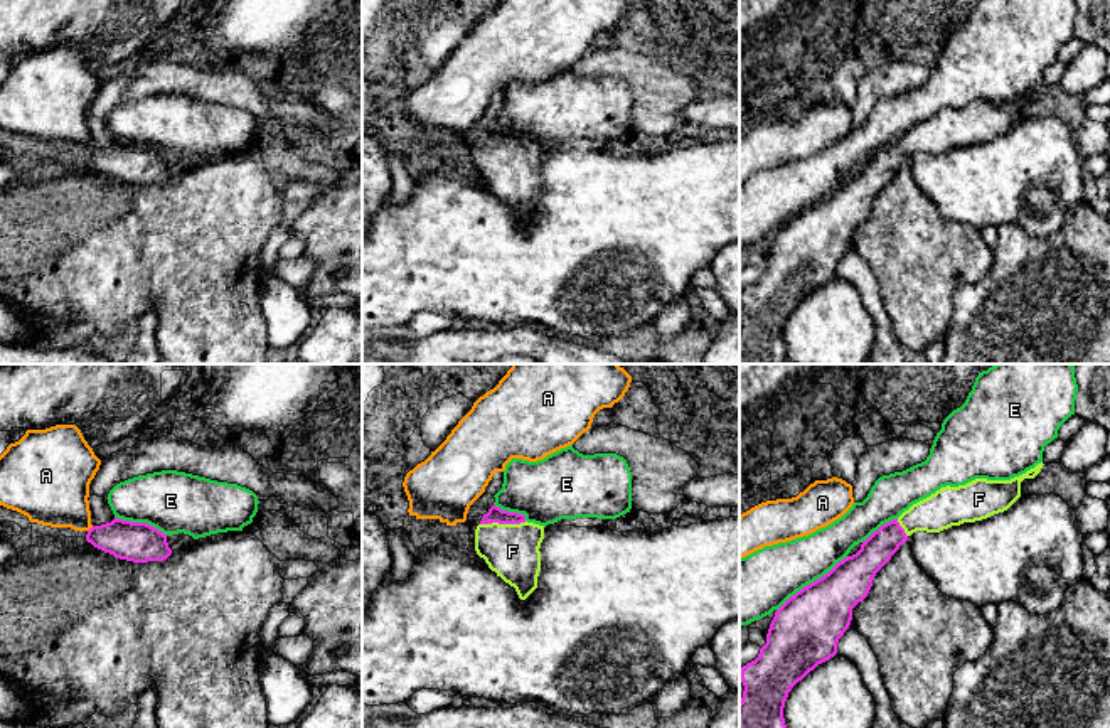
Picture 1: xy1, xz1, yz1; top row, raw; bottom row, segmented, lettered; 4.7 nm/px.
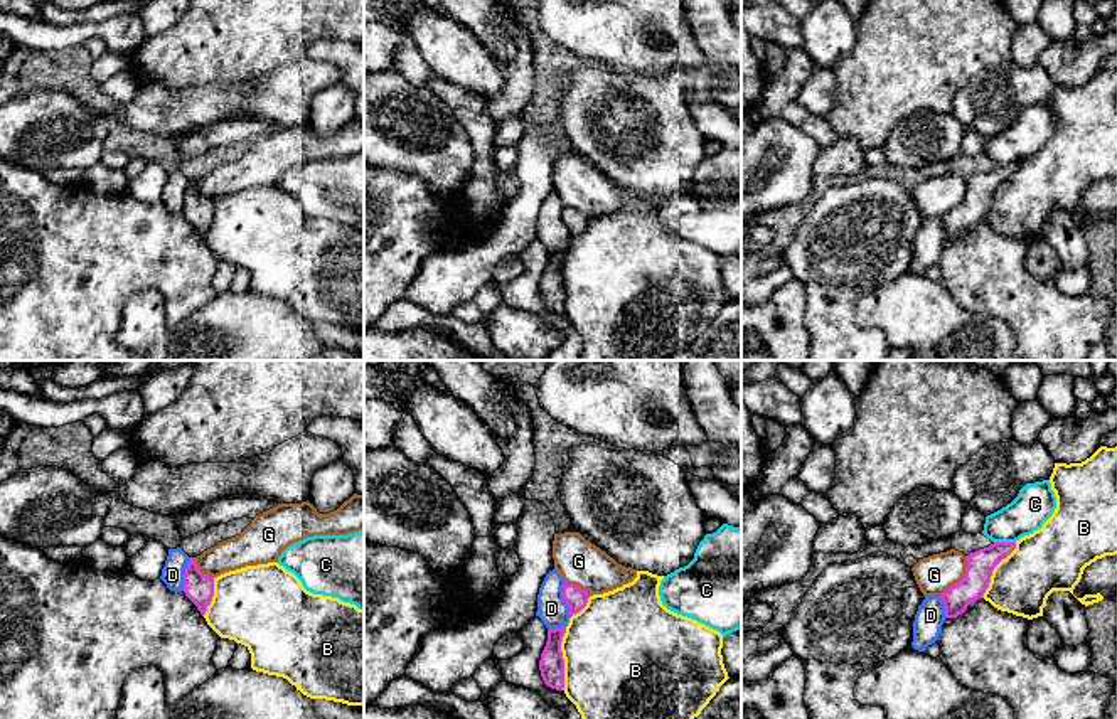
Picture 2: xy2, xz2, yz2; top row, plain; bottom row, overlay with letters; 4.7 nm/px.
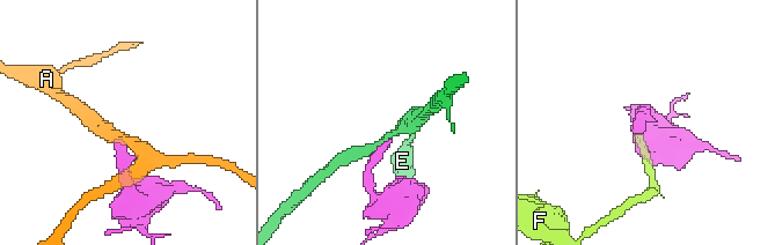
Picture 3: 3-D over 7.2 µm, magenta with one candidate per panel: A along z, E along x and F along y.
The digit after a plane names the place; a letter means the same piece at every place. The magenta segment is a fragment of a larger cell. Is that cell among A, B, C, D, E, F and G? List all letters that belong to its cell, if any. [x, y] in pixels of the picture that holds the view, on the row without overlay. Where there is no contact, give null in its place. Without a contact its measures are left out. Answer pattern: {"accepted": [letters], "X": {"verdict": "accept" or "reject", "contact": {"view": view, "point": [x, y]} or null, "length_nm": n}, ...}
{"accepted": ["F"], "A": {"verdict": "reject", "contact": {"view": "xy1", "point": [90, 152]}, "length_nm": 40}, "B": {"verdict": "reject", "contact": {"view": "xz2", "point": [563, 282]}, "length_nm": 300}, "C": {"verdict": "reject", "contact": {"view": "yz2", "point": [1004, 165]}, "length_nm": 100}, "D": {"verdict": "reject", "contact": {"view": "xy2", "point": [184, 197]}, "length_nm": 170}, "E": {"verdict": "reject", "contact": {"view": "yz1", "point": [814, 204]}, "length_nm": 440}, "F": {"verdict": "accept", "contact": {"view": "xz1", "point": [502, 145]}, "length_nm": 220}, "G": {"verdict": "reject", "contact": {"view": "yz2", "point": [962, 201]}, "length_nm": 240}}

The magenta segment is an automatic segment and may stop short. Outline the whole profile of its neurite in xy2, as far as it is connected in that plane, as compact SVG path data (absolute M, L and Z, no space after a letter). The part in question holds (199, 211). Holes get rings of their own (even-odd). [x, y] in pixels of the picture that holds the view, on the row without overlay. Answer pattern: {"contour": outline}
{"contour": "M195 180L185 190L182 214L204 239L214 219L214 200L199 194Z"}

